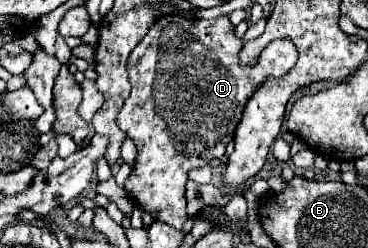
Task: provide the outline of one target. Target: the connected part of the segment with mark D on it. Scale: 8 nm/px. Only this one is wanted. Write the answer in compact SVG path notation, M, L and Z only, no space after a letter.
M162 16L154 22L148 34L132 50L128 58L128 76L132 92L124 102L116 124L138 148L136 168L128 176L124 188L130 198L142 206L146 212L156 212L156 220L168 222L176 230L184 228L186 218L186 180L188 170L206 166L214 158L222 158L226 144L232 140L234 130L242 118L244 106L250 96L260 88L266 78L284 76L296 64L296 48L288 38L280 38L270 44L256 66L246 66L238 60L242 50L242 40L234 34L234 26L228 16L214 20L188 20L184 16Z

